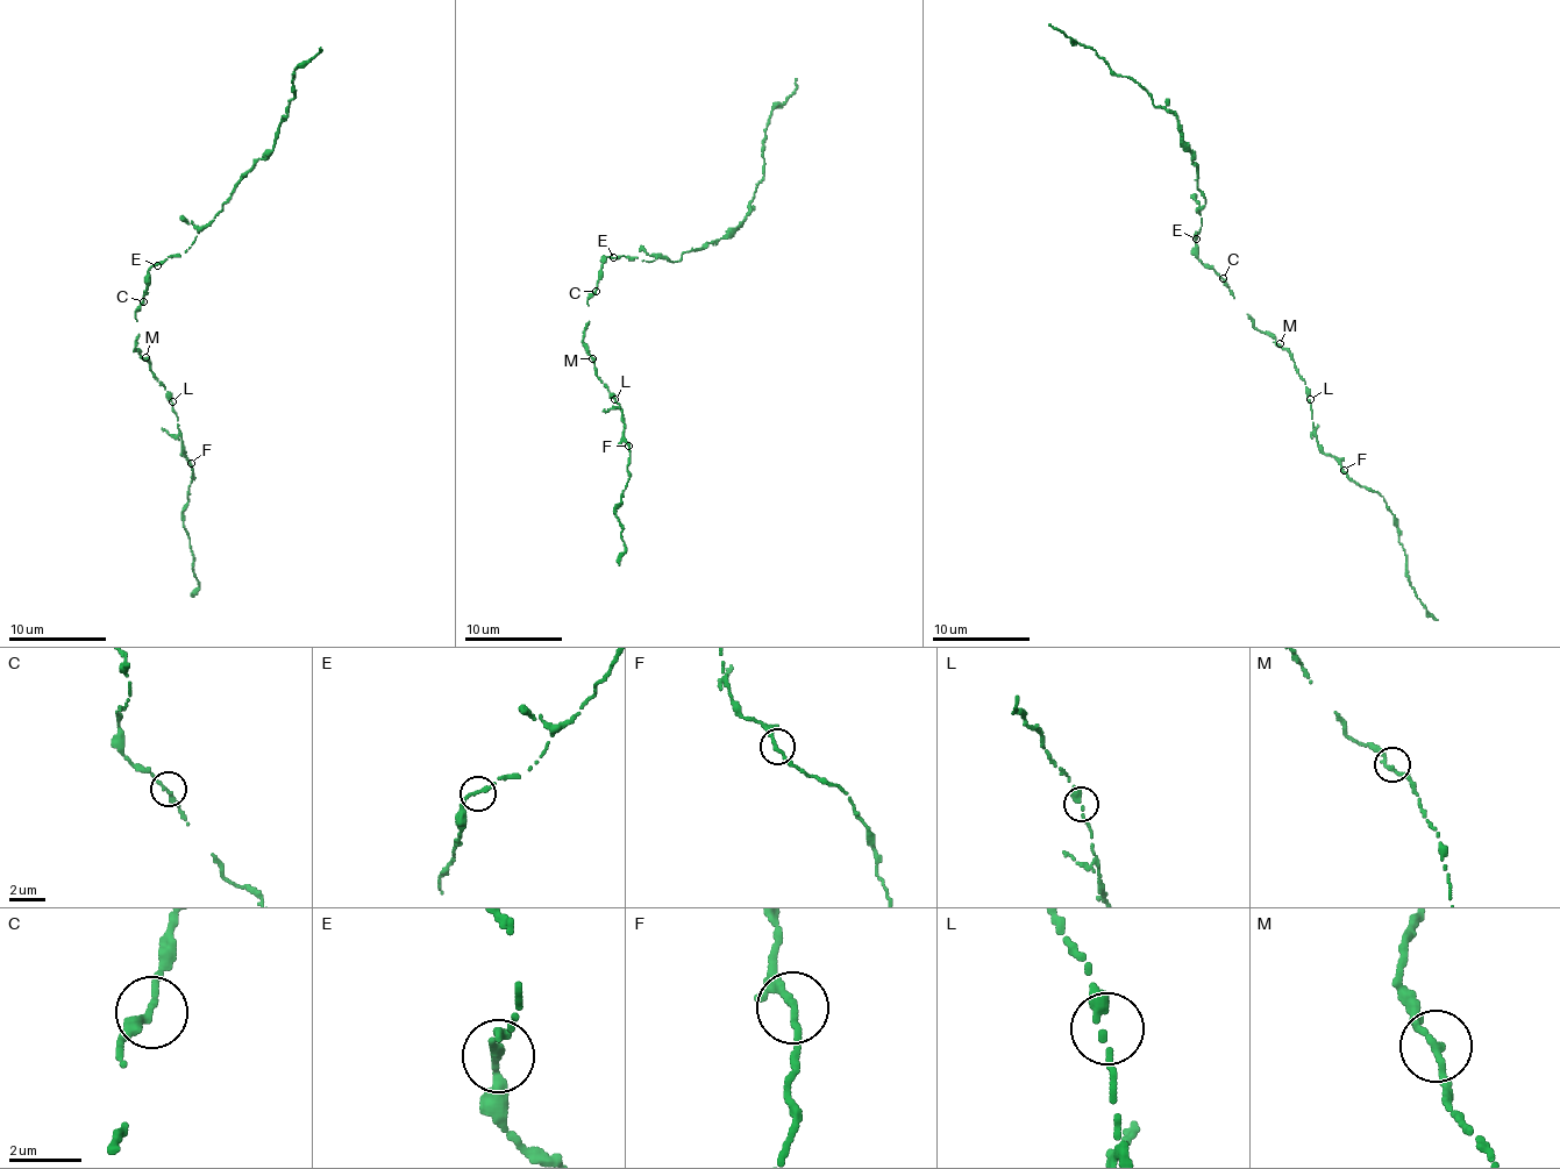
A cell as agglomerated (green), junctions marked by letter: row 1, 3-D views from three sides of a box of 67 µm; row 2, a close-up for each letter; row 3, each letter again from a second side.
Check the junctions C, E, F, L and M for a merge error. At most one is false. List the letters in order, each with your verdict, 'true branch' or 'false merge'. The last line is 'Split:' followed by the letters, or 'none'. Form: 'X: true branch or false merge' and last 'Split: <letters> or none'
C: true branch
E: true branch
F: true branch
L: true branch
M: true branch
Split: none

